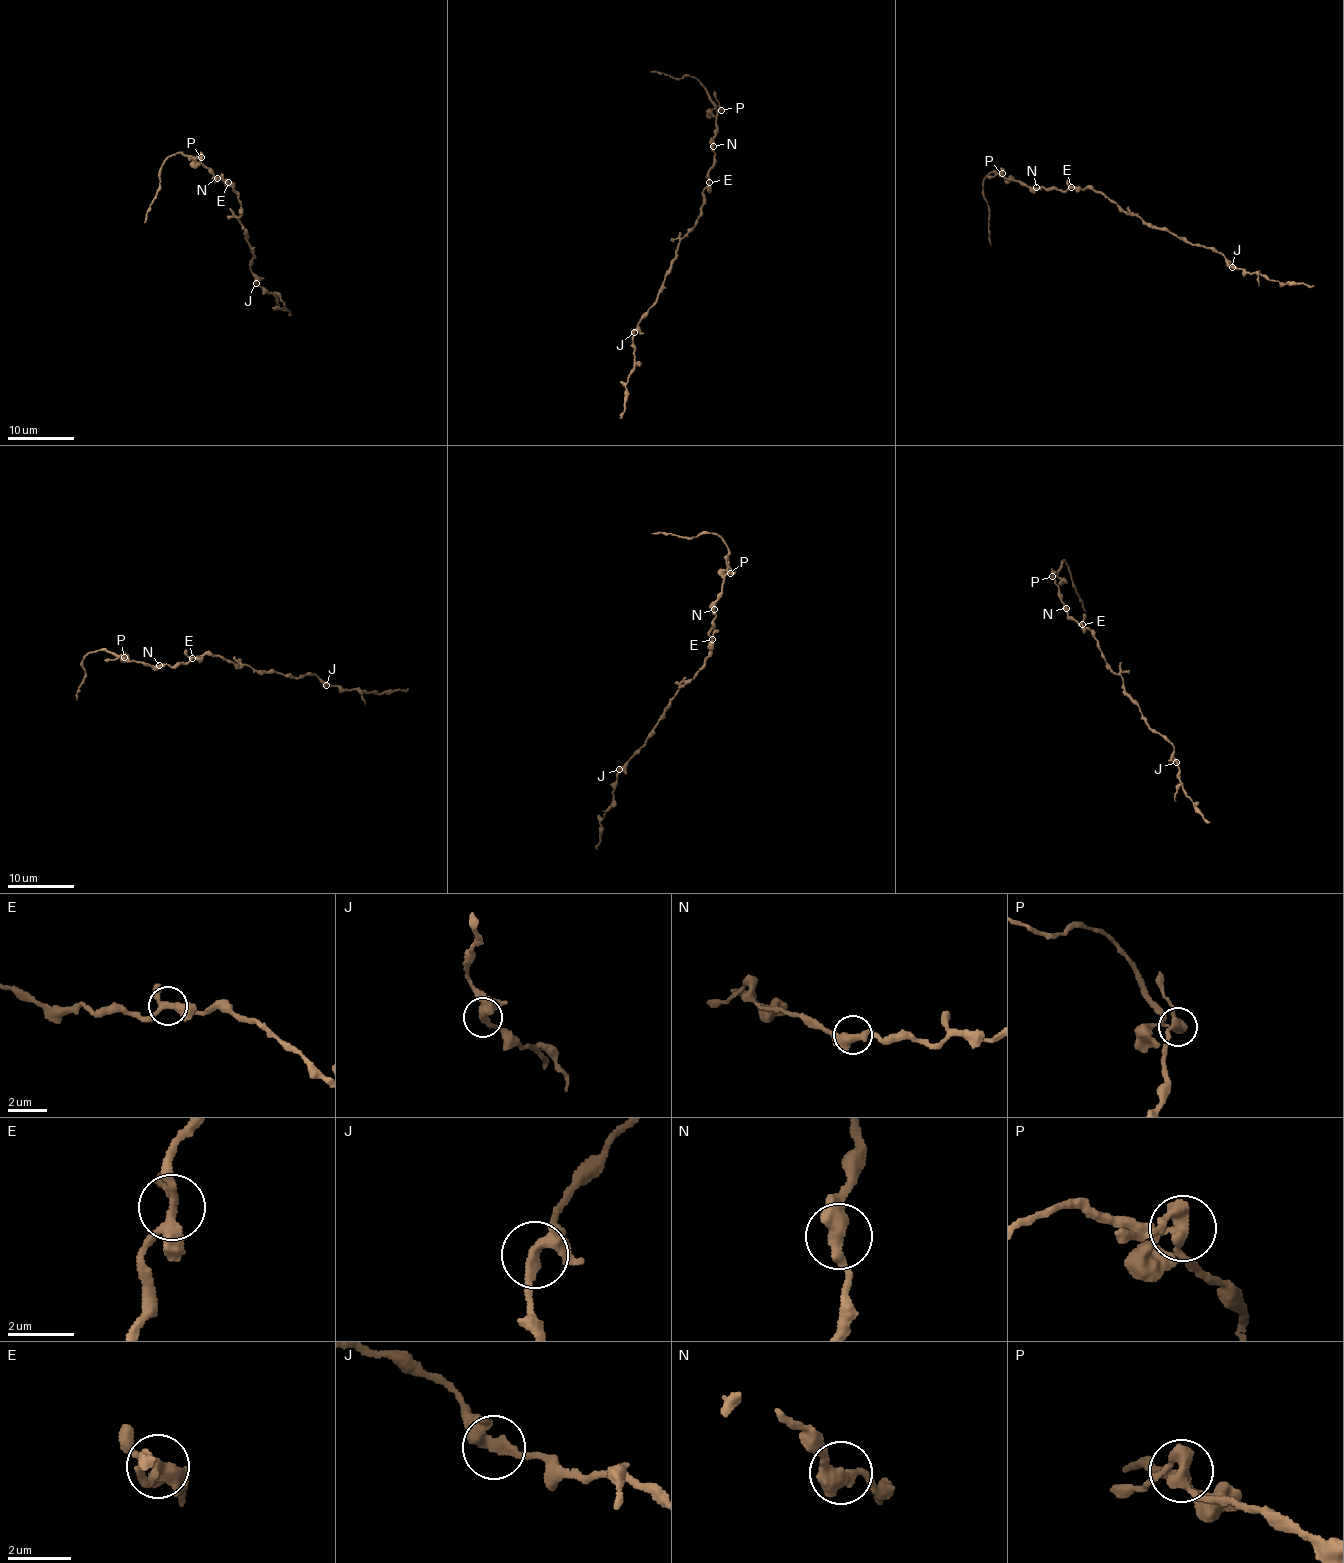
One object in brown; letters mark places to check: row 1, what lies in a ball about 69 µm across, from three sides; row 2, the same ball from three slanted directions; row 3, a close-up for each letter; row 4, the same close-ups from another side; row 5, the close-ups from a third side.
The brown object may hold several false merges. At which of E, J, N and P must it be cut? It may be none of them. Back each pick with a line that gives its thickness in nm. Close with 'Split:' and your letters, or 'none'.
P: 320 nm thick
Split: P

